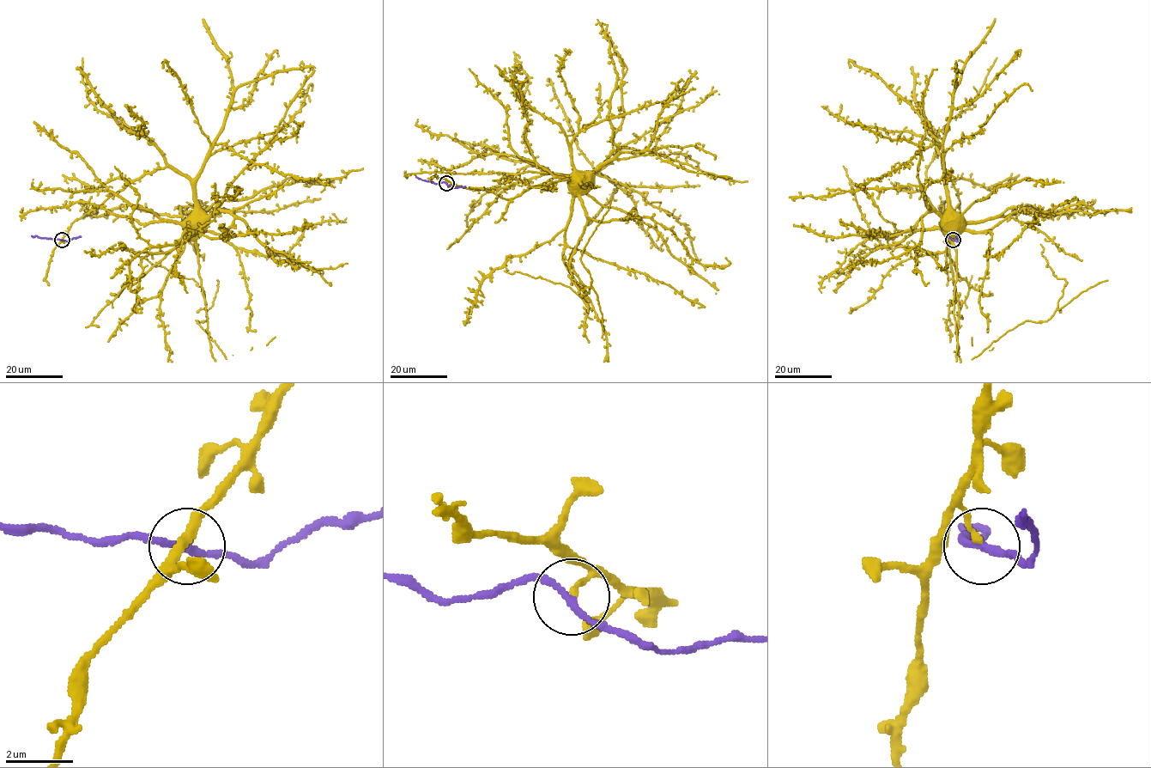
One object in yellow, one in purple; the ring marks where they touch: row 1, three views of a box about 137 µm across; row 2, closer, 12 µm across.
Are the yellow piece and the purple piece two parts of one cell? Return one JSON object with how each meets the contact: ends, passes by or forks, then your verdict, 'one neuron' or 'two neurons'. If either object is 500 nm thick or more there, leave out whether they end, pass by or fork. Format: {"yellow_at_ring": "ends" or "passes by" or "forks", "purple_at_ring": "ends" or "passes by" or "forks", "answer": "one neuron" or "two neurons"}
{"yellow_at_ring": "ends", "purple_at_ring": "passes by", "answer": "two neurons"}

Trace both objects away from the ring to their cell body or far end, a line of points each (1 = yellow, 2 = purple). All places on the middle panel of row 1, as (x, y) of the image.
1: (446, 184), (449, 181), (473, 190), (490, 190), (542, 174), (580, 177), (582, 173)
2: (446, 184), (435, 184), (415, 176)

